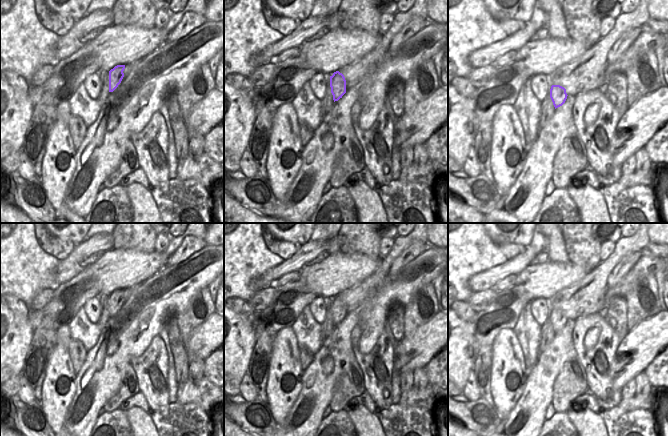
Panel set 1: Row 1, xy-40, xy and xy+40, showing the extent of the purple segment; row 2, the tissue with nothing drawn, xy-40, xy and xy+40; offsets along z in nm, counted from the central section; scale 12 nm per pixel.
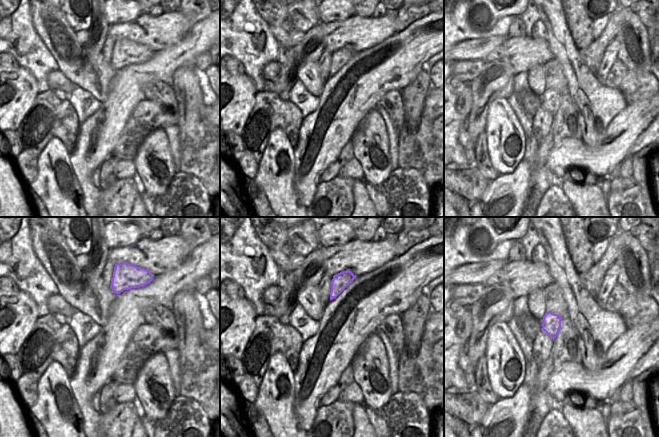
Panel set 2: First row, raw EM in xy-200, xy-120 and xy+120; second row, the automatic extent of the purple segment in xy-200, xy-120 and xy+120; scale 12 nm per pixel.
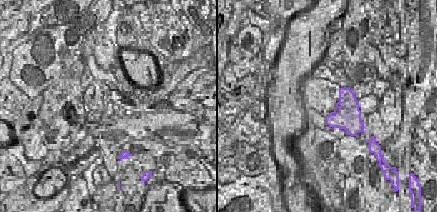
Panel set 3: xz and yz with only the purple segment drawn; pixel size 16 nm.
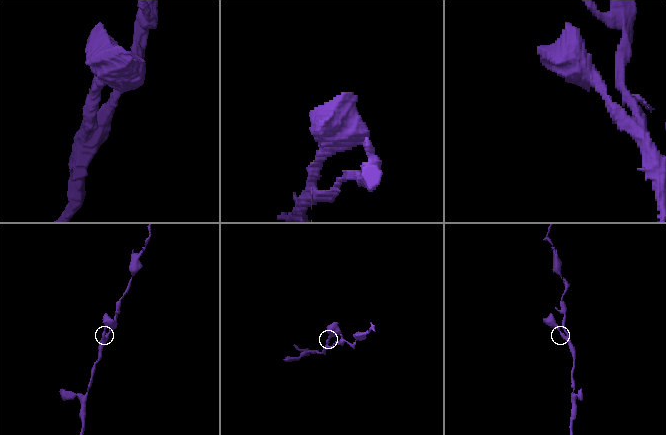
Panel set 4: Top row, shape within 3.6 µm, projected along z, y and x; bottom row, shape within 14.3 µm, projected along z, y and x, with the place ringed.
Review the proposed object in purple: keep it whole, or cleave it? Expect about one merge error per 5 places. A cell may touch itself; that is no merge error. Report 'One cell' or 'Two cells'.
One cell

